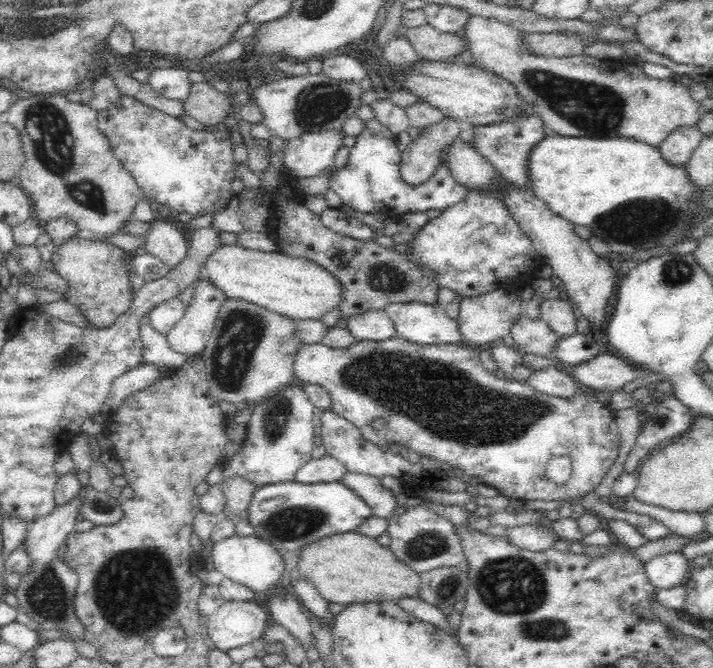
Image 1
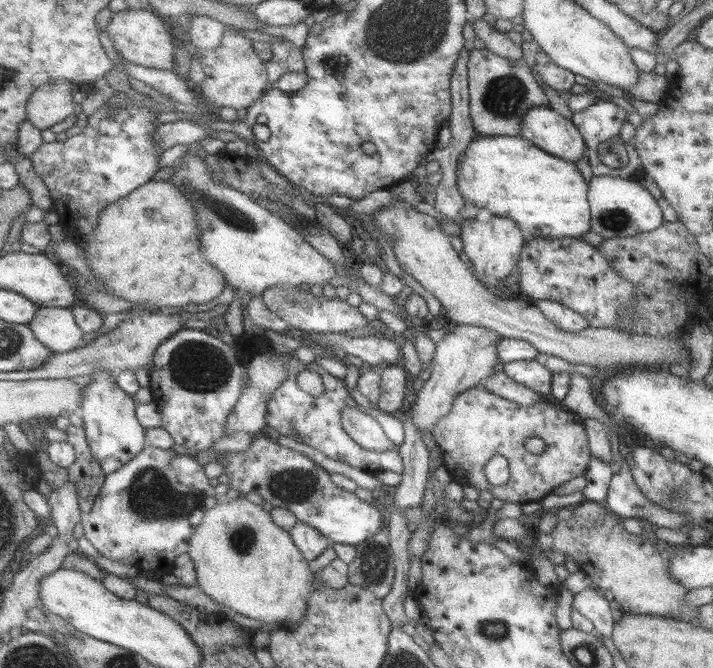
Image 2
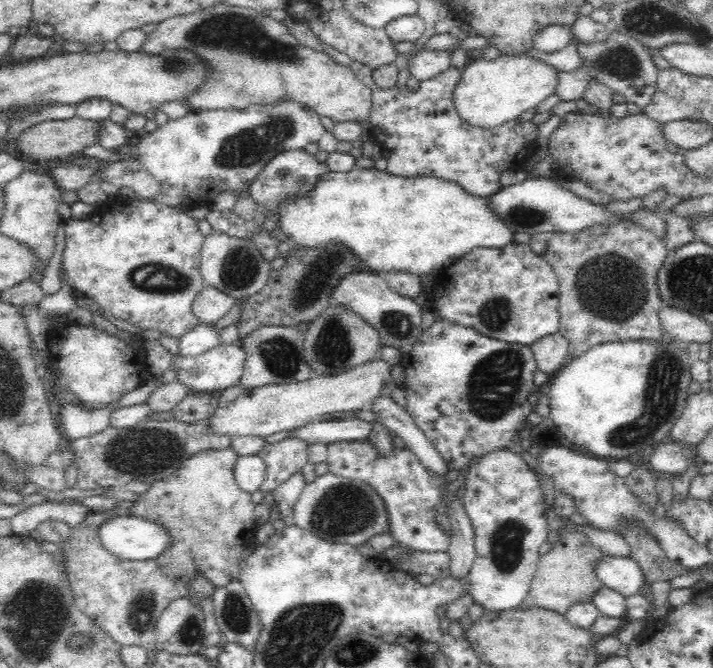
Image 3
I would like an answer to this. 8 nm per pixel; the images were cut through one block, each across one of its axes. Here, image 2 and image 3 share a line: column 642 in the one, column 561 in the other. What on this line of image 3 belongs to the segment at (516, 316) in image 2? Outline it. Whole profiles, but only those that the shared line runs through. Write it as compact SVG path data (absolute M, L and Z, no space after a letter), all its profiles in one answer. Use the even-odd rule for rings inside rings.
M559 332L542 337L531 344L537 368L553 374L569 359L569 342Z

